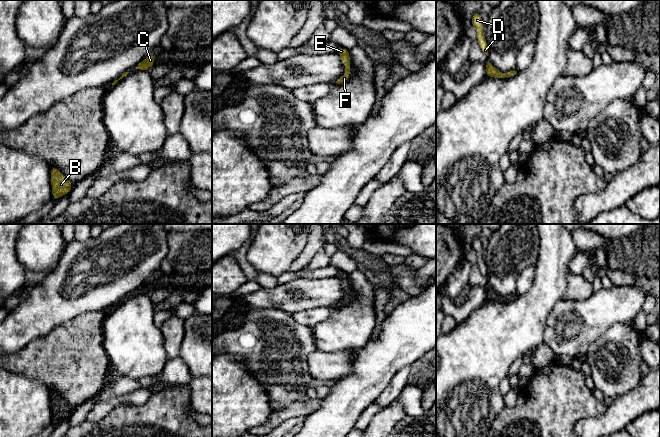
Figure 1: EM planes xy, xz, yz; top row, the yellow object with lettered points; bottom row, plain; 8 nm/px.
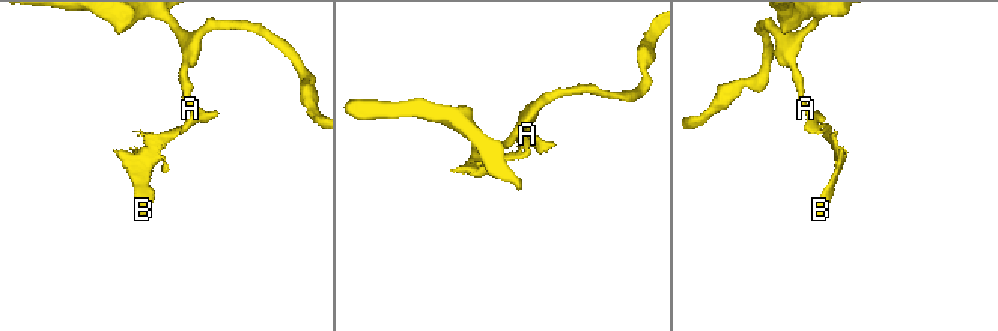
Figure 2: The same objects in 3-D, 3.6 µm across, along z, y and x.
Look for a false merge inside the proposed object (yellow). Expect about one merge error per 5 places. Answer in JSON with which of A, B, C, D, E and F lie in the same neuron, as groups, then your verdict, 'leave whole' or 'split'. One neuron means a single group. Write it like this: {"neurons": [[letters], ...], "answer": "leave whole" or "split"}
{"neurons": [["A", "B", "C", "D", "E", "F"]], "answer": "leave whole"}

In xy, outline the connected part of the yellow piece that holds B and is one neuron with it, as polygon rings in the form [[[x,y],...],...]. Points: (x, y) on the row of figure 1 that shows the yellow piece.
[[[54,166],[51,169],[52,199],[57,200],[62,195],[70,193],[73,184]]]

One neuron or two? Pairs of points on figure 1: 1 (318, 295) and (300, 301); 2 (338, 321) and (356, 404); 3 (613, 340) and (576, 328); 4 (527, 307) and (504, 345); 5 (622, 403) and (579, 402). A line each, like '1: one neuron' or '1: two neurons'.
1: one neuron
2: two neurons
3: two neurons
4: one neuron
5: two neurons

